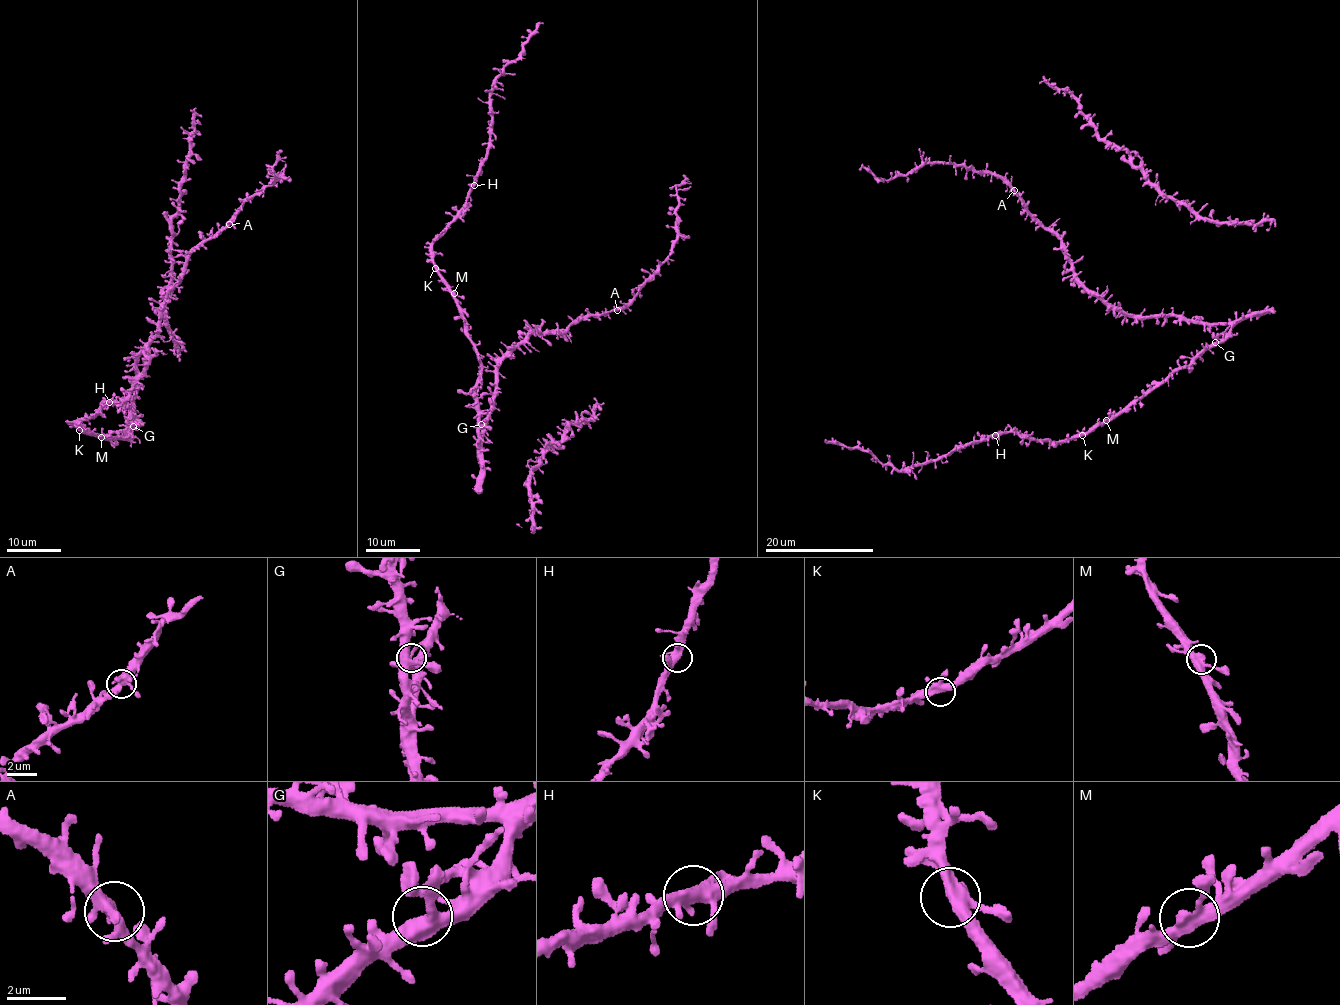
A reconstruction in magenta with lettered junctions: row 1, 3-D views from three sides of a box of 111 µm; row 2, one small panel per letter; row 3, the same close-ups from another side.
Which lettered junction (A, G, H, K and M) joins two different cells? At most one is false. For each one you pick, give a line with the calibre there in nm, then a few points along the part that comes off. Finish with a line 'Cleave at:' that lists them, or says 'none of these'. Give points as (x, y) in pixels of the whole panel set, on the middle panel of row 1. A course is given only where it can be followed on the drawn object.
Cleave at: none of these

